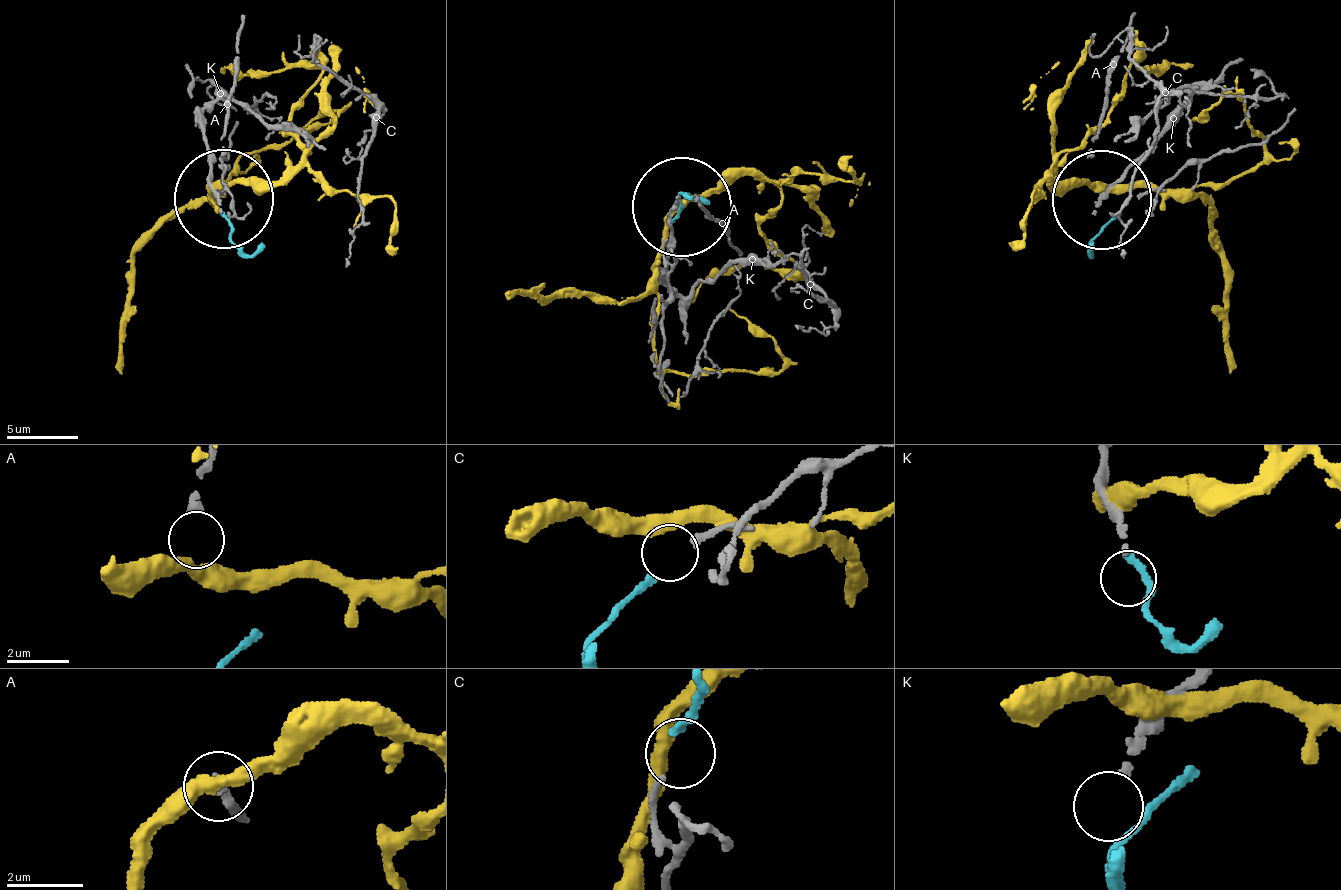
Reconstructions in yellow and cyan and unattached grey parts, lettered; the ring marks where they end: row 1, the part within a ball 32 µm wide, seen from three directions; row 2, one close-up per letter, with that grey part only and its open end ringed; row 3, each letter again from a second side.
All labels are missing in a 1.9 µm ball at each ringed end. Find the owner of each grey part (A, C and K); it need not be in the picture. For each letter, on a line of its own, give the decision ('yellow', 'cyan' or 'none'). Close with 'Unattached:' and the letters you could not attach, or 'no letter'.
A: none
C: cyan
K: none
Unattached: A, K

